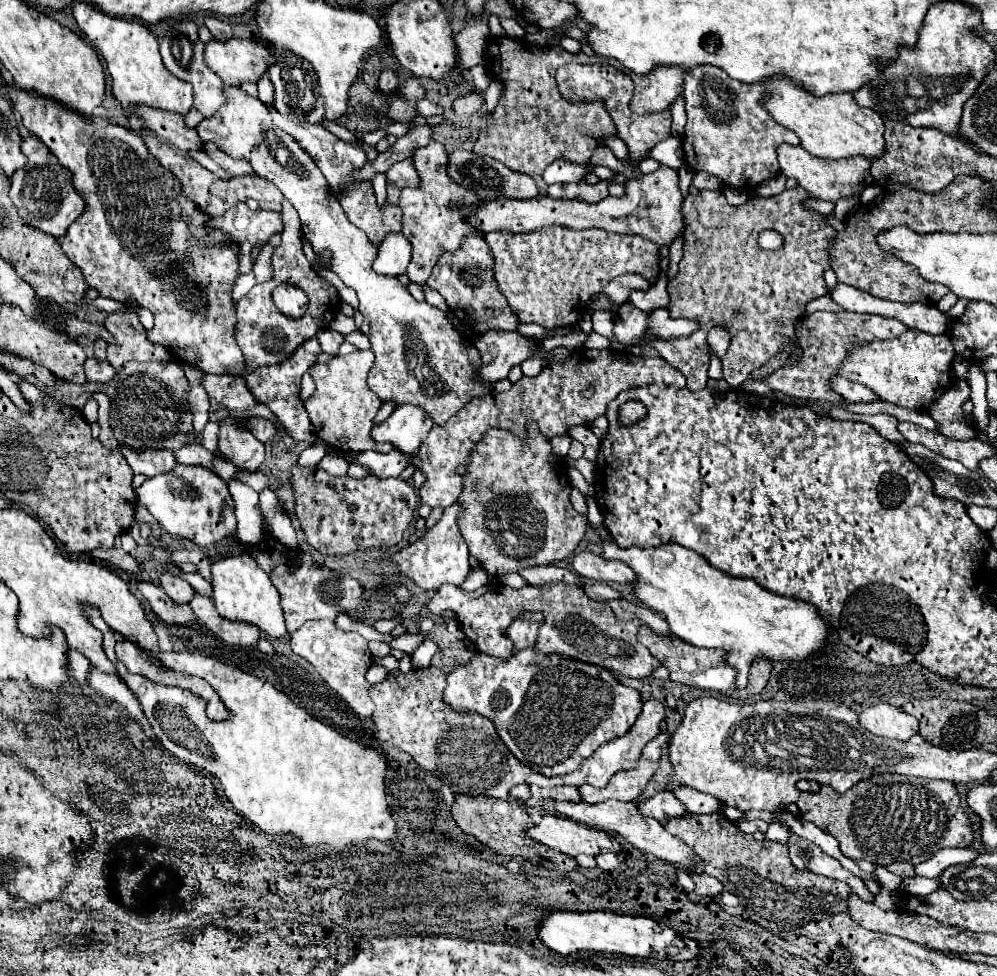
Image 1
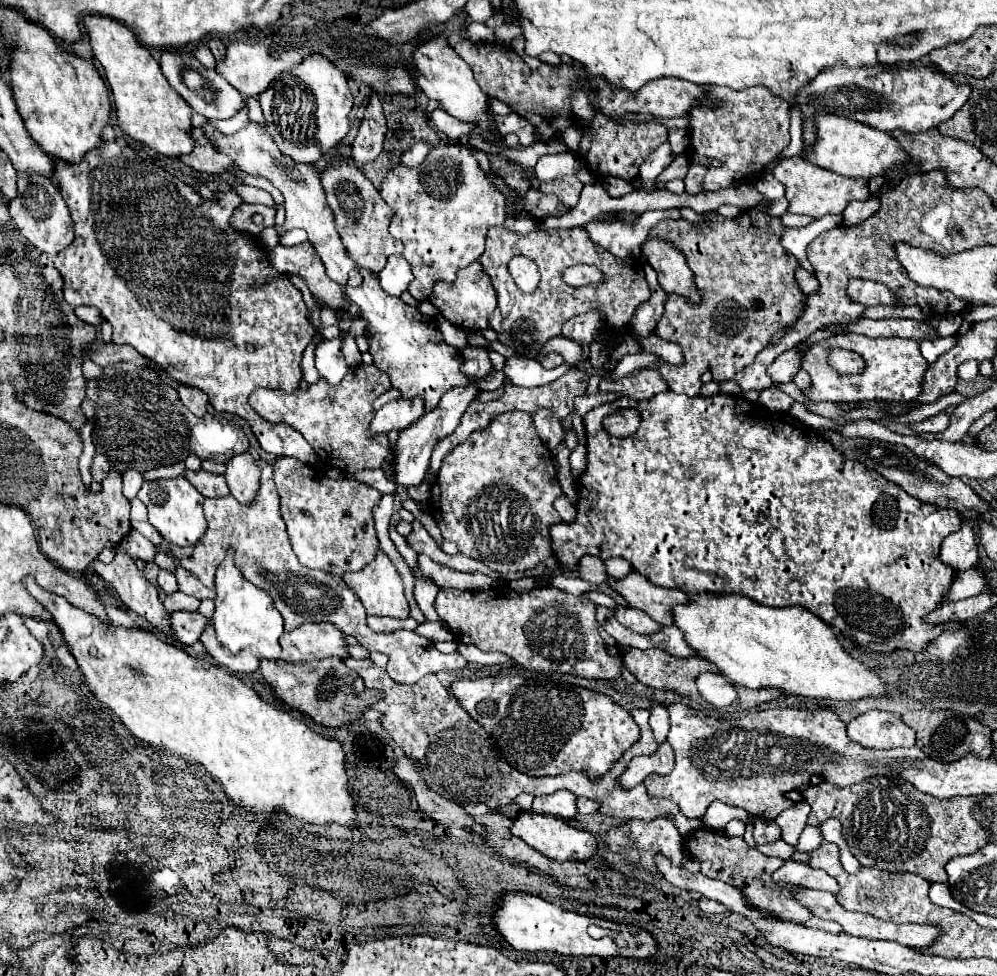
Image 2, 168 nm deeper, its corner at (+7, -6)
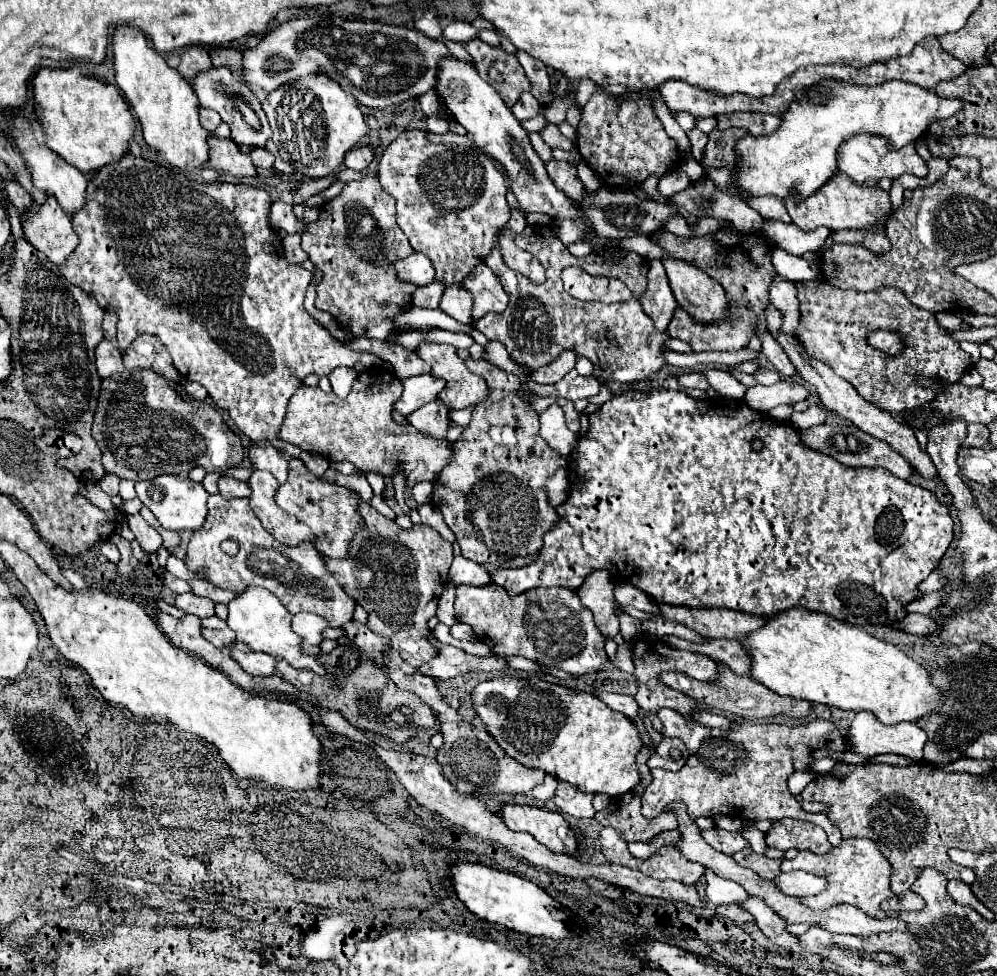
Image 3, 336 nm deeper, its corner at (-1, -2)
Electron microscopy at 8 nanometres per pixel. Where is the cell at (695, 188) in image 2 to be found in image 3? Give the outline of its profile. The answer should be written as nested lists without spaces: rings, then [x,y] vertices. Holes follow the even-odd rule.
[[[715,129],[709,133],[709,143],[703,157],[703,169],[706,176],[713,168],[727,167],[735,162],[735,152],[731,143],[735,143],[743,135],[749,135],[749,133],[741,129],[729,129],[729,131]]]

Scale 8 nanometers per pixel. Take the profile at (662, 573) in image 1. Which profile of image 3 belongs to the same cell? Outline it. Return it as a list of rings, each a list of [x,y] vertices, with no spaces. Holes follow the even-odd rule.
[[[801,607],[789,609],[777,617],[771,617],[765,627],[741,641],[751,653],[751,675],[777,695],[789,695],[793,699],[805,699],[811,703],[823,703],[829,707],[841,707],[845,711],[871,711],[883,725],[897,725],[901,721],[915,723],[921,717],[931,715],[945,703],[945,695],[931,683],[929,671],[899,651],[895,645],[885,643],[869,635],[859,627],[851,627],[829,615],[811,613]]]

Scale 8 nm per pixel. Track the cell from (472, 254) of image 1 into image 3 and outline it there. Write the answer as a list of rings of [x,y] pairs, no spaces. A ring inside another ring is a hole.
[[[479,263],[463,279],[463,287],[475,299],[475,303],[473,303],[473,319],[475,321],[479,317],[483,317],[485,313],[489,313],[489,311],[495,311],[495,313],[503,313],[505,311],[509,297],[503,291],[501,281],[493,275],[493,271],[485,263]]]

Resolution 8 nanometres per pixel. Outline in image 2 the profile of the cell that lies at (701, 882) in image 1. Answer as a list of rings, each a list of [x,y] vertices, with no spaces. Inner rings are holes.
[[[705,897],[699,899],[699,907],[701,907],[701,911],[705,911],[705,913],[727,913],[727,911],[729,911],[725,905],[721,905],[721,903],[717,903],[717,901],[709,901],[709,899],[705,899]]]

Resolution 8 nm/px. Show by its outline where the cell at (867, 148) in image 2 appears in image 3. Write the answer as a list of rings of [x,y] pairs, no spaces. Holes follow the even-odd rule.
[[[855,135],[853,139],[849,139],[847,143],[841,145],[841,149],[839,149],[839,169],[841,169],[841,173],[849,175],[849,179],[853,179],[859,185],[863,185],[869,179],[883,179],[883,177],[895,179],[895,177],[901,177],[903,173],[911,173],[915,177],[925,177],[927,175],[927,165],[917,155],[913,143],[907,145],[907,147],[901,147],[897,151],[891,151],[891,149],[887,149],[885,139],[871,137],[871,135]]]

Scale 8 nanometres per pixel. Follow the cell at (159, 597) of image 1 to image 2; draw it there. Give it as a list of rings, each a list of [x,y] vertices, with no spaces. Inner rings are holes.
[[[175,611],[169,613],[169,623],[171,623],[171,631],[173,637],[185,645],[193,645],[199,635],[203,633],[203,627],[209,623],[209,619],[205,619],[199,611]]]

